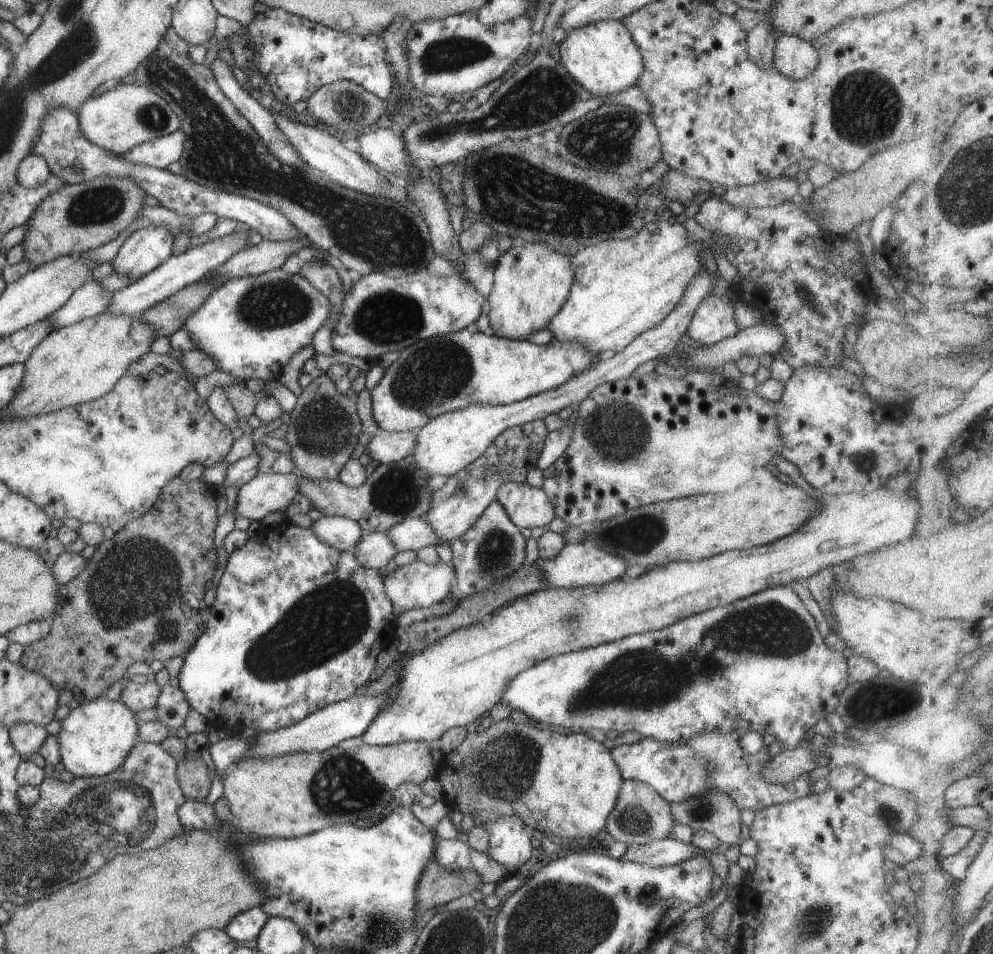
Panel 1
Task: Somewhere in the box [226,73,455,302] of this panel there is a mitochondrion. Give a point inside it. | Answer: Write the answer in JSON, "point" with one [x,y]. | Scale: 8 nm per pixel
{"point":[349,105]}

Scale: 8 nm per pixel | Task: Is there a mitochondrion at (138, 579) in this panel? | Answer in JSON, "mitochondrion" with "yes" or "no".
{"mitochondrion":"yes"}

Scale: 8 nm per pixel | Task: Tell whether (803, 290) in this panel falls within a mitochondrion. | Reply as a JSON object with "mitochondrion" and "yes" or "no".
{"mitochondrion":"yes"}

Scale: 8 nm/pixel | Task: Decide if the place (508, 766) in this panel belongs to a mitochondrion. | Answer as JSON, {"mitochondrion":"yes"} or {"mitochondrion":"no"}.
{"mitochondrion":"yes"}

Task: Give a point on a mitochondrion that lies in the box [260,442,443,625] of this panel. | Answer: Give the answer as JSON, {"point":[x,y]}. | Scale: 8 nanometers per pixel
{"point":[398,491]}

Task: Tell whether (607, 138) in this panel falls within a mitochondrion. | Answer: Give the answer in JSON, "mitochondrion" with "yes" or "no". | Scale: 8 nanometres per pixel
{"mitochondrion":"yes"}

